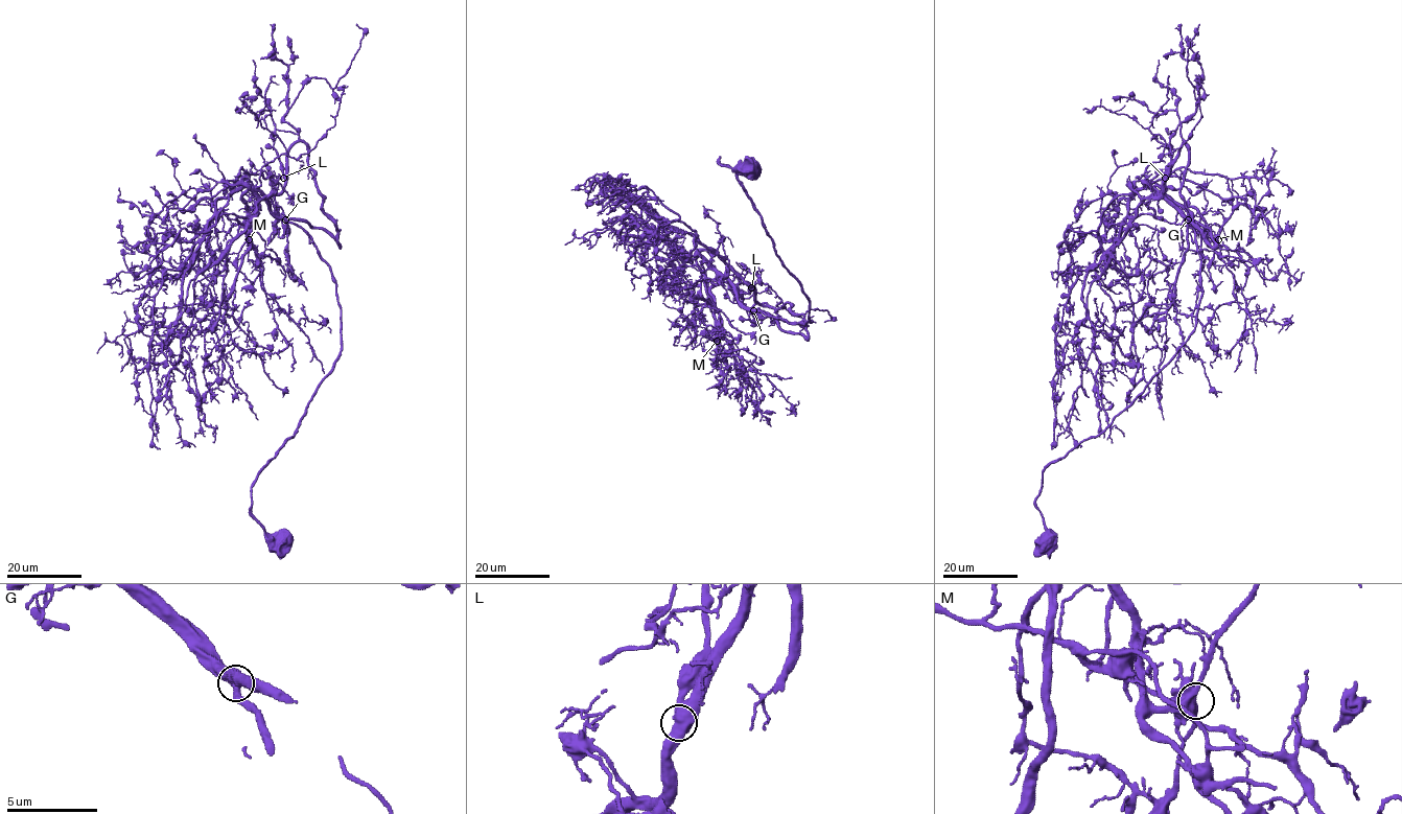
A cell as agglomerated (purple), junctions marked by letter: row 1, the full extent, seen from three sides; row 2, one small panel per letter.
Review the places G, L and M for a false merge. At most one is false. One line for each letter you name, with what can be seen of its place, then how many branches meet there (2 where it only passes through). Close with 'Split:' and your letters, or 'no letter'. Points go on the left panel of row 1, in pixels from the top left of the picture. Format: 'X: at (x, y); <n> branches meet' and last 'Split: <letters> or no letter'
Split: no letter

